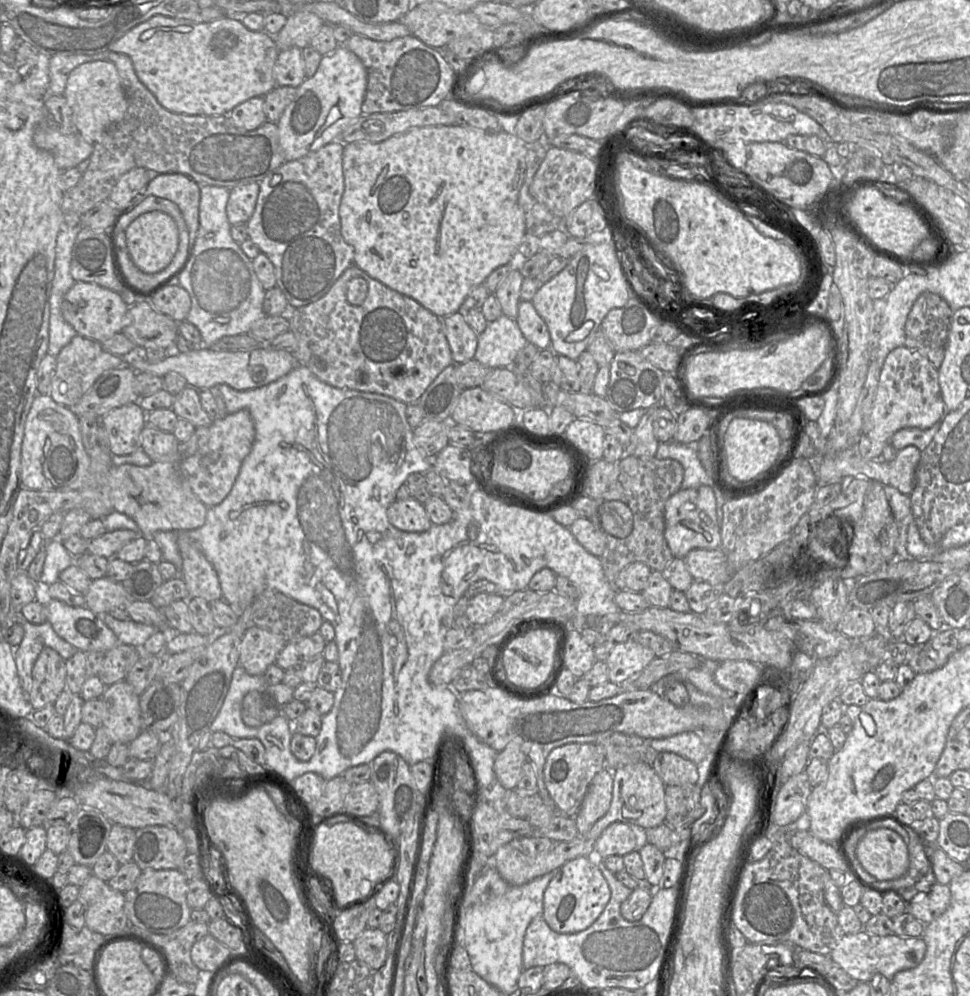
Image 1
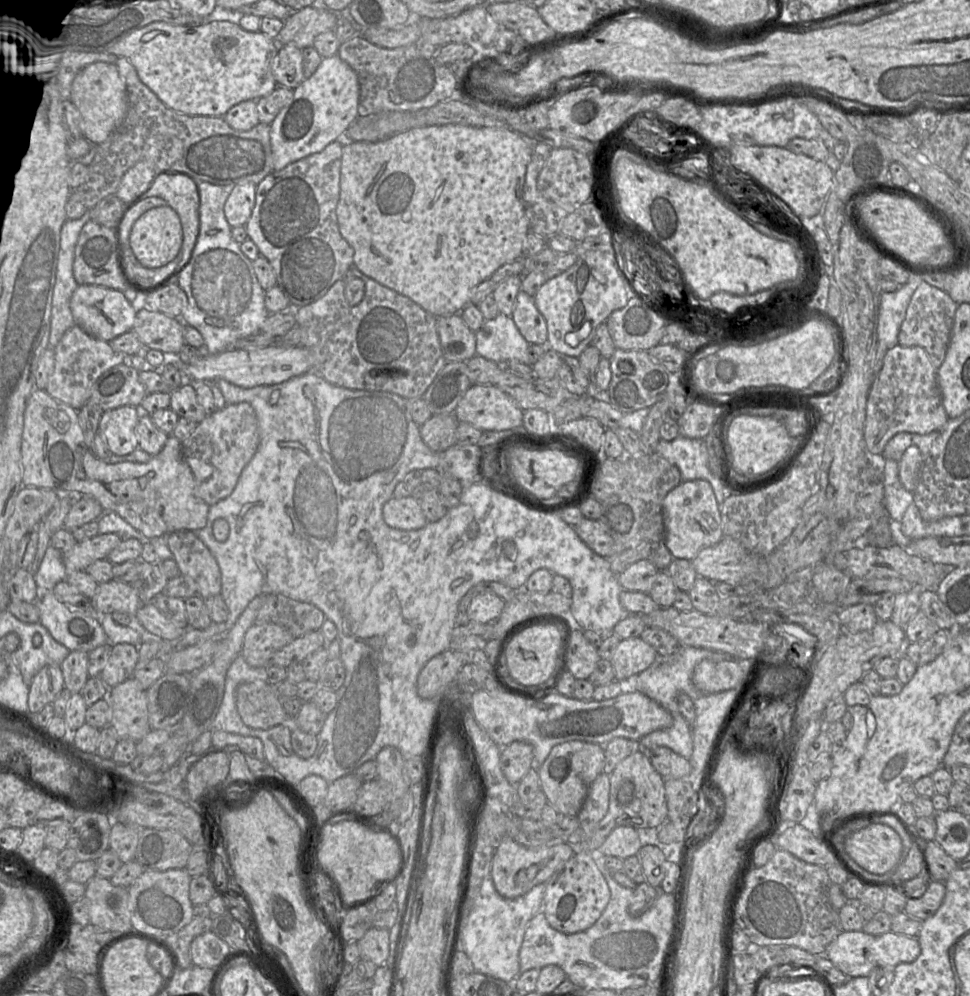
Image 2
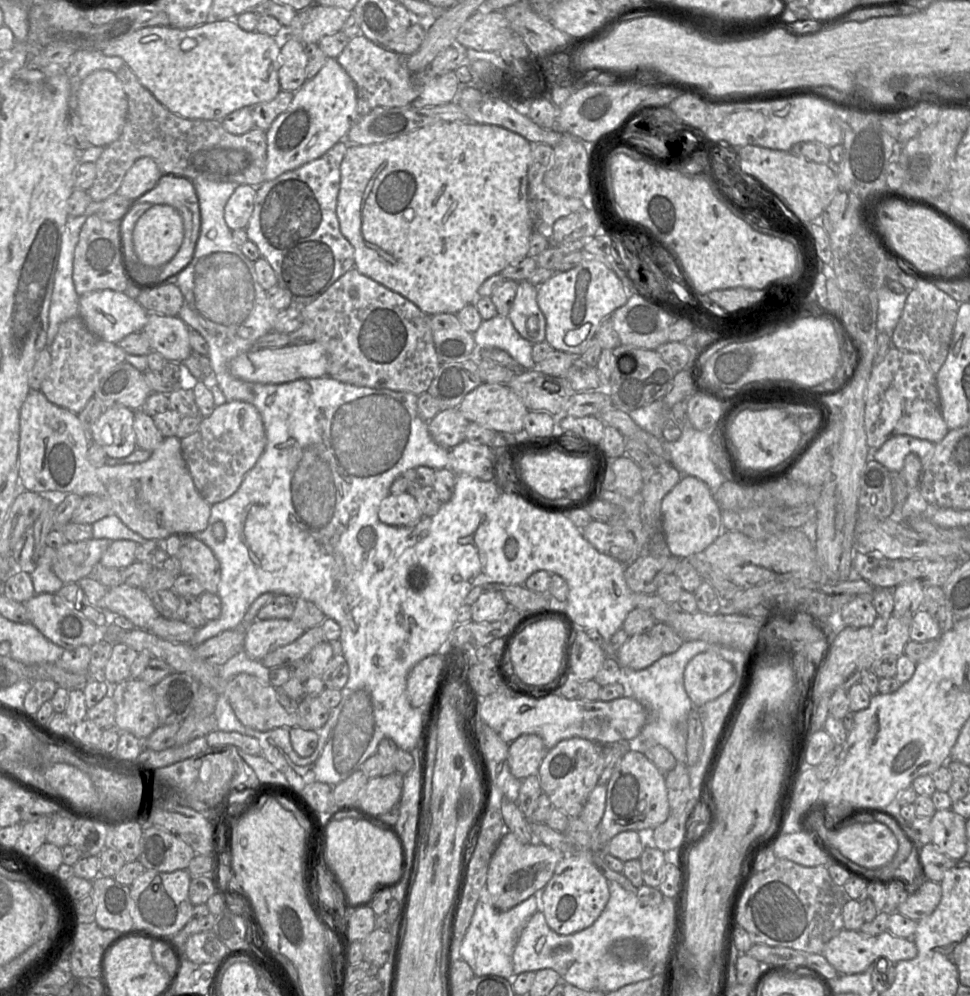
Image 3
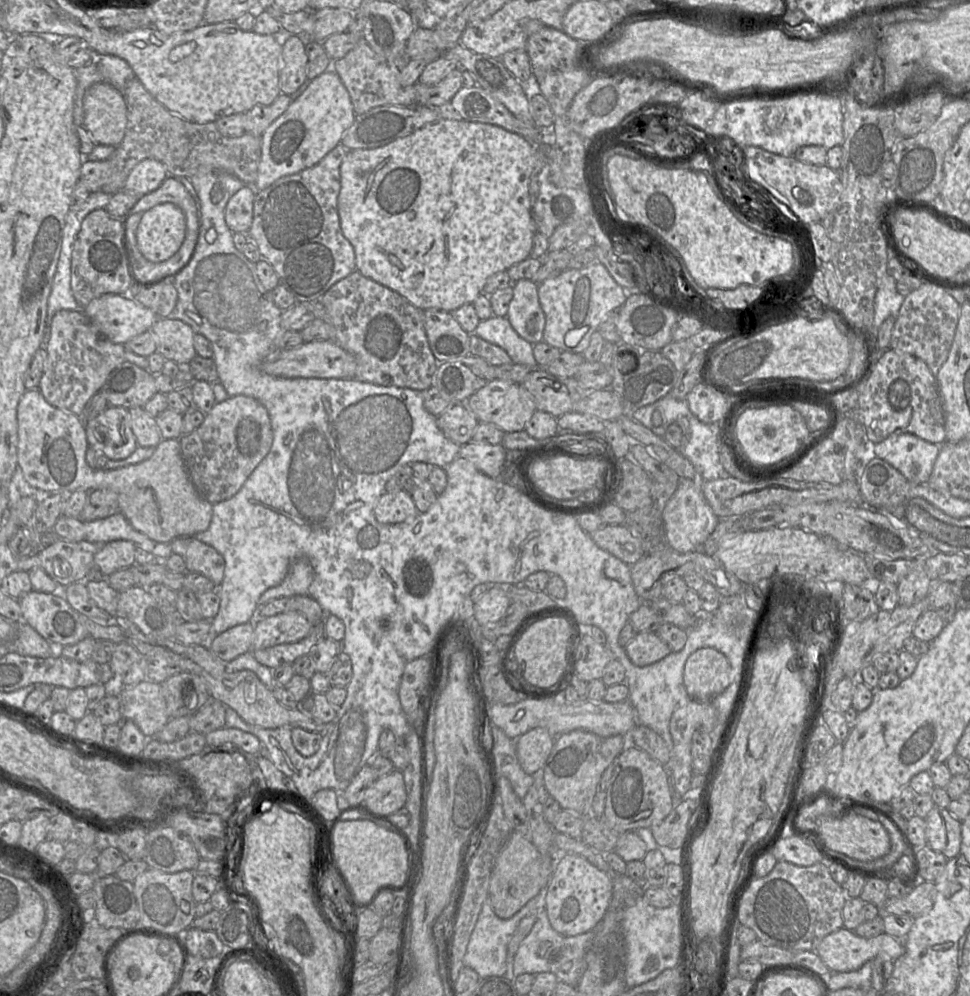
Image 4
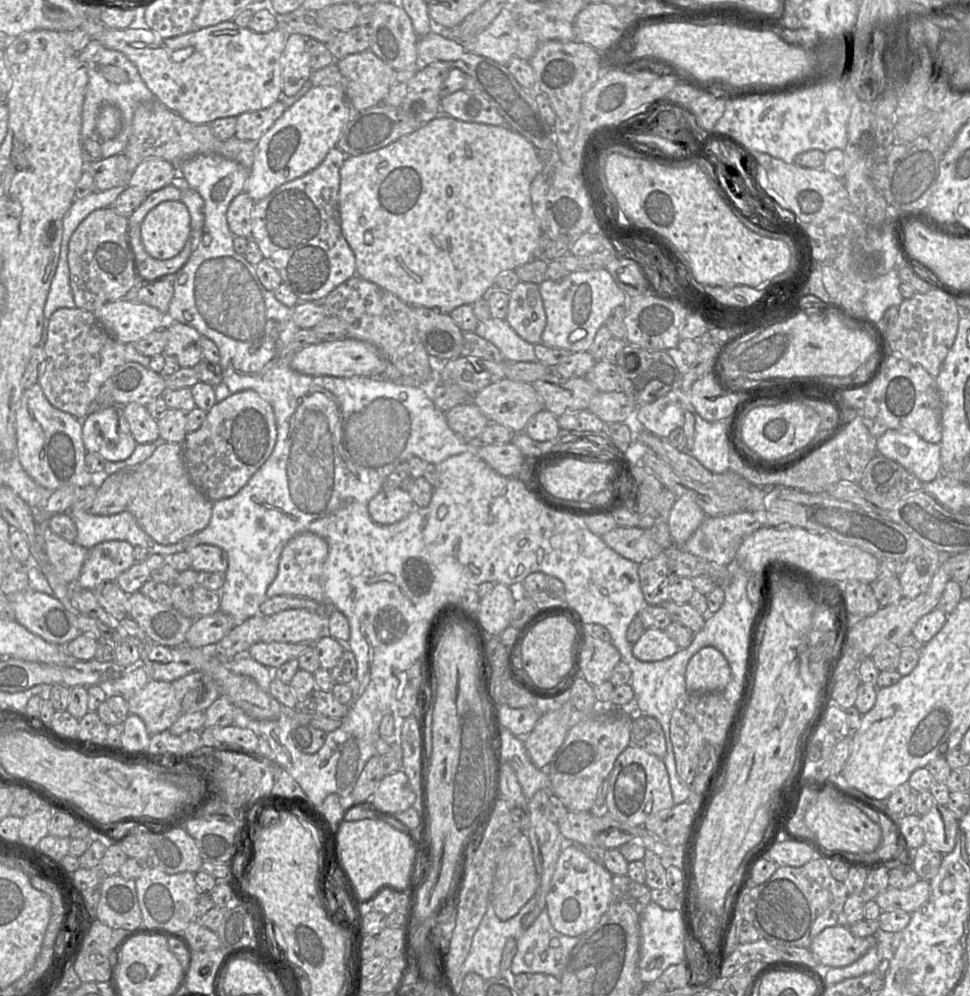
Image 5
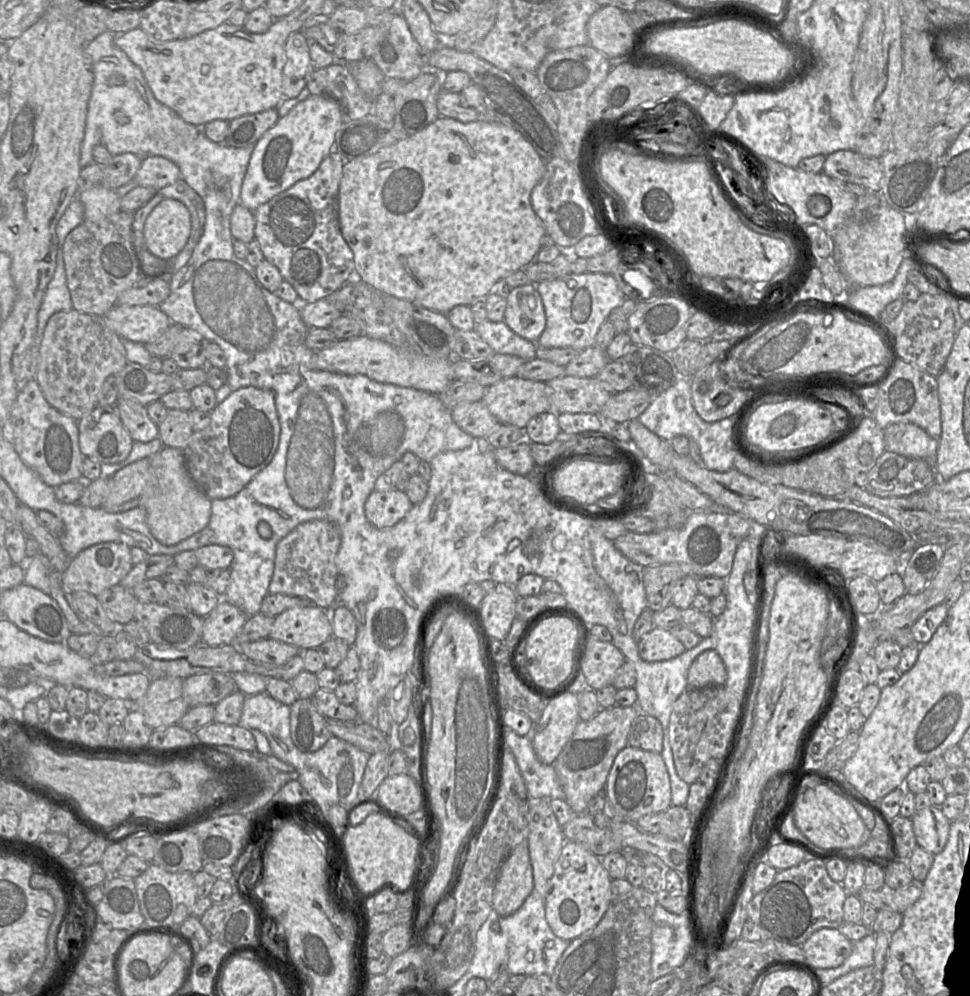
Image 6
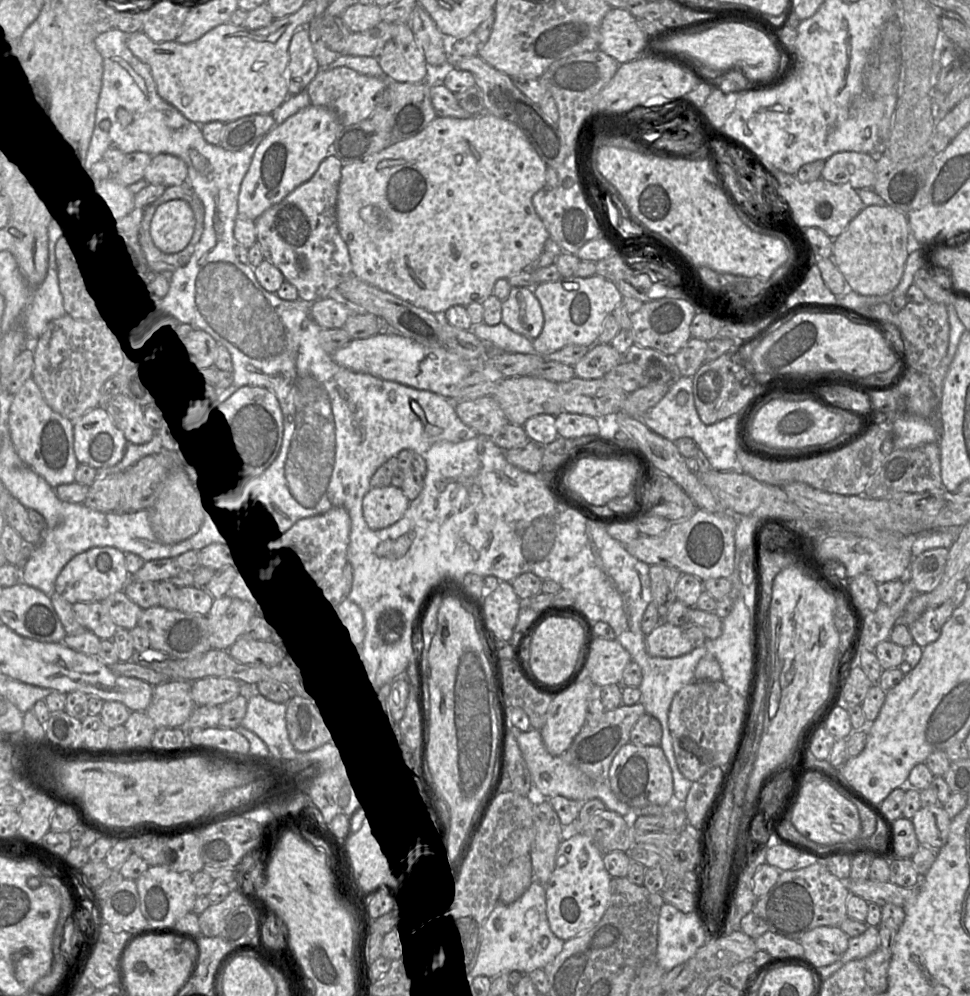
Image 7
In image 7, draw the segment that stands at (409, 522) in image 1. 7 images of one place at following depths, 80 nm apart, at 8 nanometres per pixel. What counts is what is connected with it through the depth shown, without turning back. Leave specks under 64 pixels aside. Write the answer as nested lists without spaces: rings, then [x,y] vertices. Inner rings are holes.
[[[401,488],[370,489],[362,501],[364,520],[371,530],[388,528],[400,520],[409,503]]]

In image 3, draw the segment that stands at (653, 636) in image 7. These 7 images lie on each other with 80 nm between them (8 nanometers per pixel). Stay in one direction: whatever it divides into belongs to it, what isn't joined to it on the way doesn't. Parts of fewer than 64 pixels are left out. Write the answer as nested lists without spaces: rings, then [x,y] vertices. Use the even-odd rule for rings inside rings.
[[[649,634],[630,636],[615,655],[621,667],[633,670],[645,669],[662,656],[660,643]]]

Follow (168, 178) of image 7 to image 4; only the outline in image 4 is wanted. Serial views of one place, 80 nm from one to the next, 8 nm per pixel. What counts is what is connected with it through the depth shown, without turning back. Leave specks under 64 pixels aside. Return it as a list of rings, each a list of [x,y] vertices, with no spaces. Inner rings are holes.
[[[147,158],[130,171],[123,190],[145,195],[156,190],[168,176],[166,166],[161,161]]]

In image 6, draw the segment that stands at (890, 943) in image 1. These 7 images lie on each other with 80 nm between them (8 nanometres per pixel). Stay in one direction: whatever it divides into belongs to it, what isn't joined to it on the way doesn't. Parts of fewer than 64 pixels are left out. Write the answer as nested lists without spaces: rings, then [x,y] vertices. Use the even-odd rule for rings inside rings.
[[[821,928],[802,945],[805,961],[817,969],[836,968],[852,952],[853,942],[838,928]]]

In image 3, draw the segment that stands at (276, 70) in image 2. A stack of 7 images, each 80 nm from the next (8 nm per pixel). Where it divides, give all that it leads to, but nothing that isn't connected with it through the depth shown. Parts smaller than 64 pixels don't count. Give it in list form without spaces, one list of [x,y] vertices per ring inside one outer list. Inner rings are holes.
[[[285,38],[278,71],[281,90],[296,92],[305,83],[307,63],[304,44],[295,38]]]

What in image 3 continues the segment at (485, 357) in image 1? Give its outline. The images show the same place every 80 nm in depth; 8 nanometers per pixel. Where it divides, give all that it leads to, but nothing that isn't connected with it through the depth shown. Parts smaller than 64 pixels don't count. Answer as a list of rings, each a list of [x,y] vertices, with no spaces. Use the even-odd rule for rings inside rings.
[[[497,314],[491,319],[483,320],[473,333],[478,349],[498,348],[512,356],[524,370],[536,365],[532,358],[532,345],[523,338],[513,326],[508,316]]]

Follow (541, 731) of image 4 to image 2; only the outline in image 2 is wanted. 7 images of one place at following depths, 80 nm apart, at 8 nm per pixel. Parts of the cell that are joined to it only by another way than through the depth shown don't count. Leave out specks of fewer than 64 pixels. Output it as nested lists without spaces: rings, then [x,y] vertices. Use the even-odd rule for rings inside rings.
[[[514,741],[501,747],[500,766],[505,778],[517,785],[534,766],[533,747],[524,741]]]

